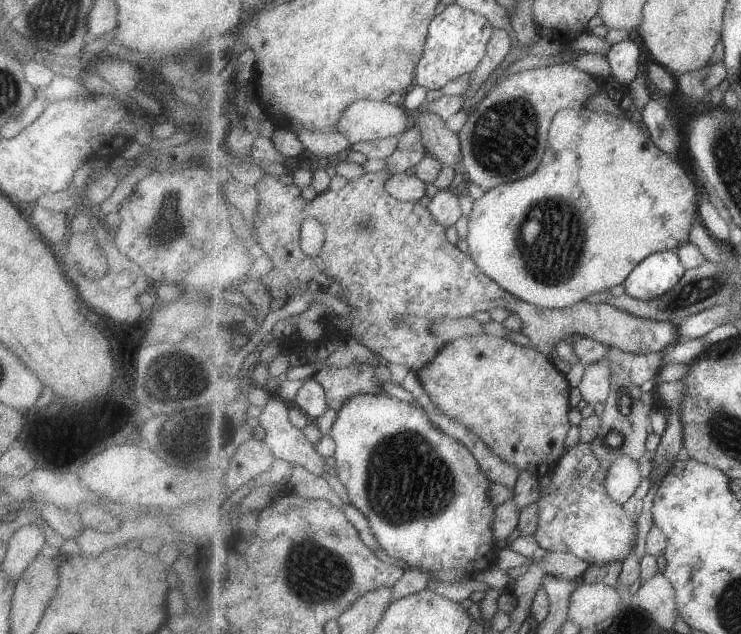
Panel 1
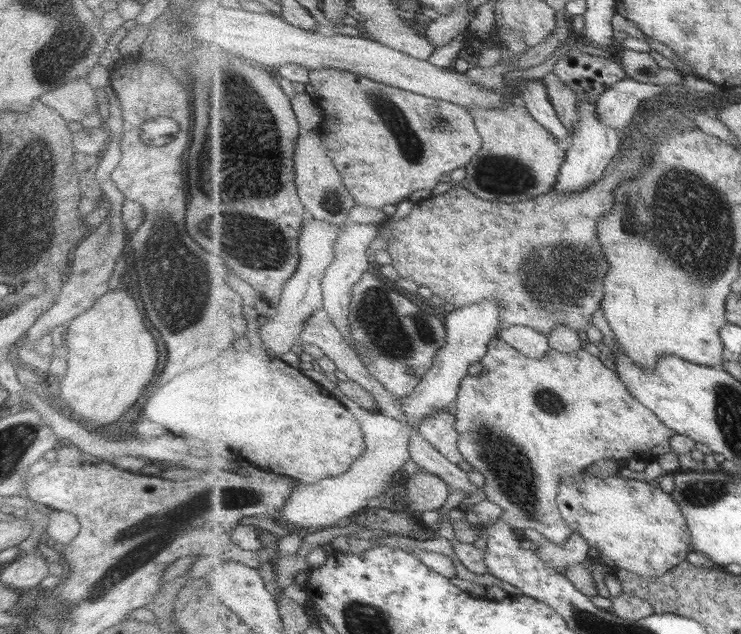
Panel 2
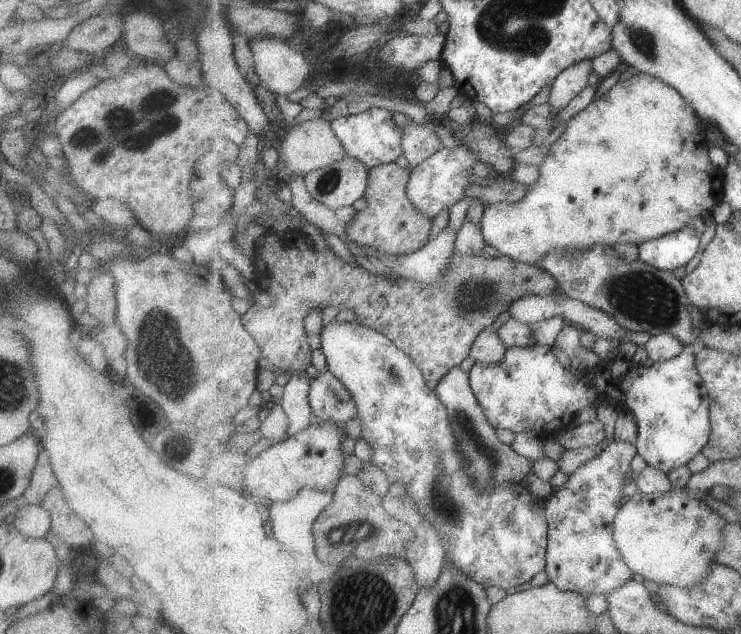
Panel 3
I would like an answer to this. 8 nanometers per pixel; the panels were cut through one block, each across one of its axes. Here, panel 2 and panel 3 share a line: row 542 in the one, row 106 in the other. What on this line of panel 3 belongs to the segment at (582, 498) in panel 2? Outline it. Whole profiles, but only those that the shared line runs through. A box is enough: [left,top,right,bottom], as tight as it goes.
[482,72,725,266]

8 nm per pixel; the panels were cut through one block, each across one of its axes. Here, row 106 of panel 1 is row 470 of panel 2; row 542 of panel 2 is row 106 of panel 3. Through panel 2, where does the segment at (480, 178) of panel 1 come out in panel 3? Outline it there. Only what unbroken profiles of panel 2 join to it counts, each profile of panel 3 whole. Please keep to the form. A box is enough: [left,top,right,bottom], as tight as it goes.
[548,60,593,112]

